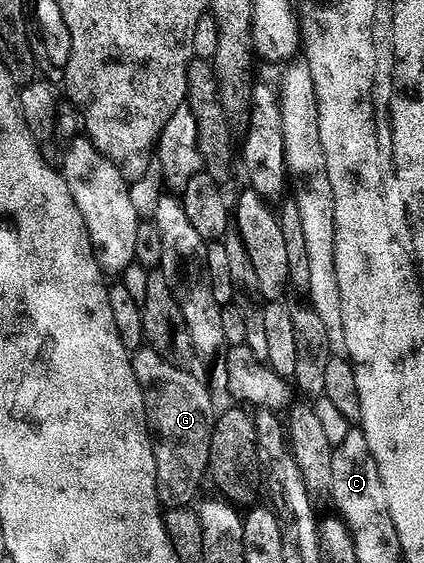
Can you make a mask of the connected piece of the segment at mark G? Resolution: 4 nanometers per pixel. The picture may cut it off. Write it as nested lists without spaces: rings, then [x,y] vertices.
[[[142,348],[132,355],[131,361],[135,380],[139,380],[139,388],[143,392],[145,415],[149,421],[149,433],[153,440],[153,456],[157,469],[157,498],[165,508],[189,506],[201,486],[201,477],[204,479],[209,469],[209,445],[215,417],[209,390],[189,371],[189,368],[168,362],[154,350]]]

